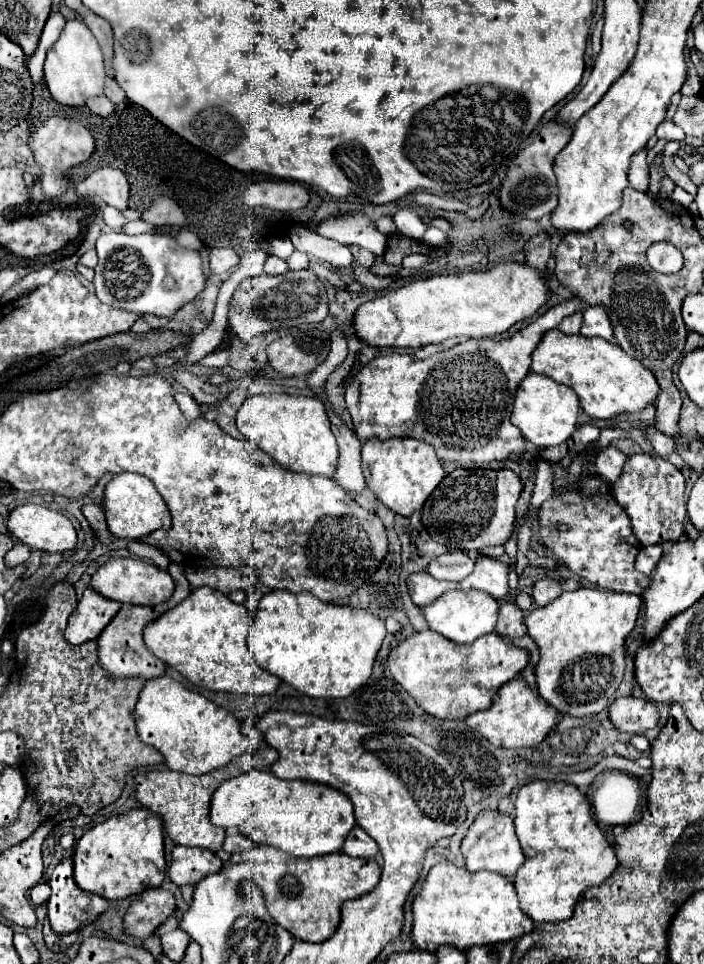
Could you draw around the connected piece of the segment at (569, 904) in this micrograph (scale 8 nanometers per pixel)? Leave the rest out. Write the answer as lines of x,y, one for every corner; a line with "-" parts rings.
531,782
523,786
517,794
515,802
515,832
519,836
525,862
515,874
515,890
521,904
521,910
535,922
565,922
573,916
573,908
581,894
587,888
601,886
611,872
617,868
617,858
609,842
605,840
603,832
599,830
597,822
591,816
591,806
587,798
571,784
565,782

